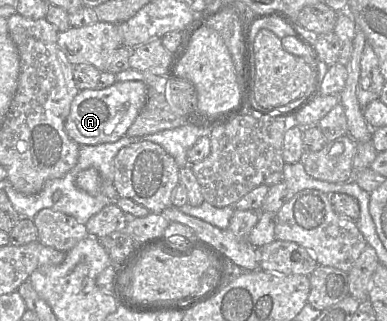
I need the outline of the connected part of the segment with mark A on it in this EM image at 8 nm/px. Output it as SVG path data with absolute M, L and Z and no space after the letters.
M116 81L107 88L81 90L72 101L65 130L80 146L116 142L127 134L146 101L147 86L142 81Z

